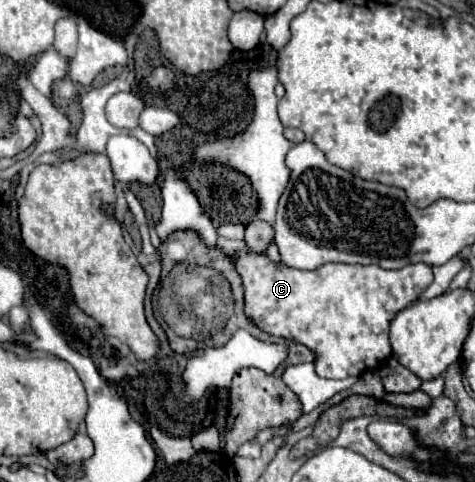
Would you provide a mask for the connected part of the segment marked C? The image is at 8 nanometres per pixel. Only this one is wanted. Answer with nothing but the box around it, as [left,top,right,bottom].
[235,253,433,377]

